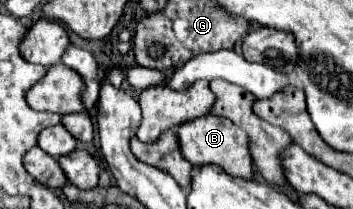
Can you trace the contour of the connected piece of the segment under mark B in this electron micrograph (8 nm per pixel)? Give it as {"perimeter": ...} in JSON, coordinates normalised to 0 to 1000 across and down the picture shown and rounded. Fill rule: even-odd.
{"perimeter":[[[586,545],[558,574],[513,593],[501,612],[501,651],[507,651],[518,746],[547,794],[609,785],[609,794],[626,794],[654,842],[677,842],[677,852],[700,852],[700,861],[717,852],[717,766],[711,766],[711,727],[705,727],[700,641],[654,574],[609,555],[609,545]]]}

